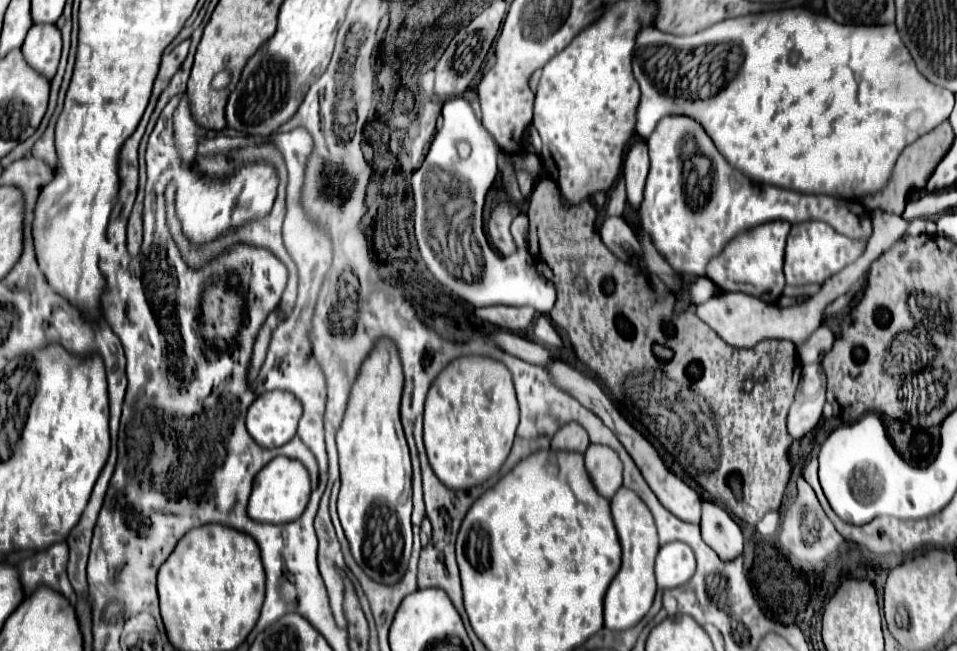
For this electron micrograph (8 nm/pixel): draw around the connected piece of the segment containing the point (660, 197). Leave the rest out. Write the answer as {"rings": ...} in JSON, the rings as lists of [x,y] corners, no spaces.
{"rings":[[[662,117],[646,145],[650,149],[650,173],[644,201],[638,211],[640,223],[644,225],[644,231],[652,235],[654,245],[666,257],[666,261],[682,275],[702,277],[708,261],[716,257],[740,231],[776,219],[790,223],[802,223],[808,219],[826,221],[838,233],[852,239],[870,239],[872,235],[870,215],[858,201],[830,195],[808,197],[798,191],[750,181],[738,169],[728,165],[728,161],[710,141],[710,135],[692,117]]]}

